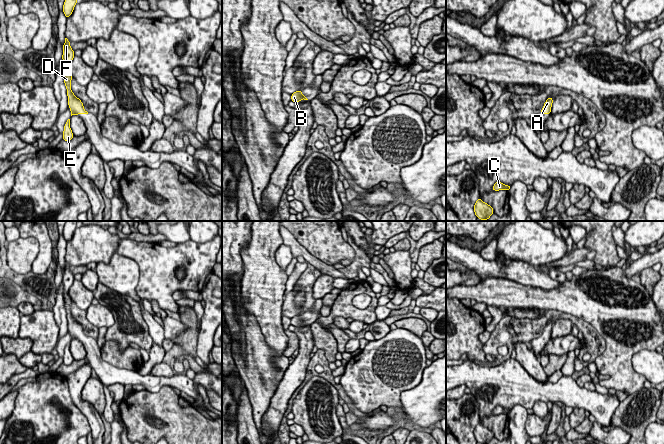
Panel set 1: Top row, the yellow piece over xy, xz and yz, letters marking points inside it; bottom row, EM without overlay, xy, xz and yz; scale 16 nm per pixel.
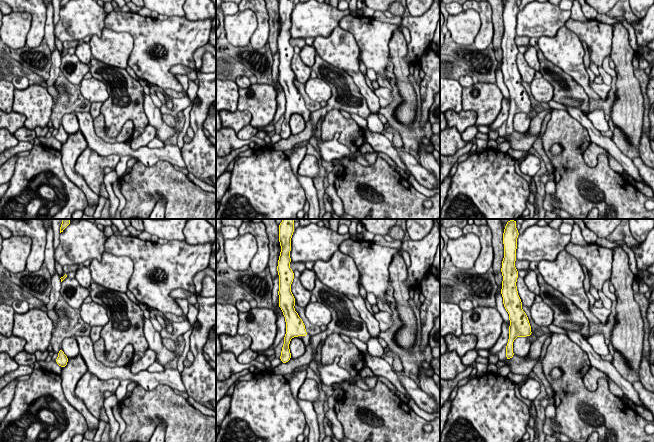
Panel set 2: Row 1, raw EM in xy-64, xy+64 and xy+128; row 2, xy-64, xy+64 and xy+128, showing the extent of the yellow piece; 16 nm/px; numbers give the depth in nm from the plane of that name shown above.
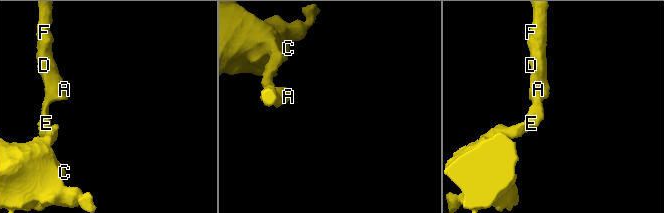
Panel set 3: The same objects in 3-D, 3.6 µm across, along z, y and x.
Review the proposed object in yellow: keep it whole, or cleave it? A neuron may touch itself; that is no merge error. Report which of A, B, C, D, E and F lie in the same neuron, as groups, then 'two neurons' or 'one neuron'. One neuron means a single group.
A B C D E F; one neuron

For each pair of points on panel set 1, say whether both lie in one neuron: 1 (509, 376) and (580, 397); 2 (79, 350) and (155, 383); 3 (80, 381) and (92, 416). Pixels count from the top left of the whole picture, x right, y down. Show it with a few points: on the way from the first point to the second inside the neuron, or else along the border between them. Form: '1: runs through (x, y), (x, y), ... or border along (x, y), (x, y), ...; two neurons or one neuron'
1: runs through (527, 390), (562, 392); one neuron
2: border along (77, 339), (82, 343), (86, 357); two neurons
3: runs through (77, 390), (77, 400), (84, 407); one neuron

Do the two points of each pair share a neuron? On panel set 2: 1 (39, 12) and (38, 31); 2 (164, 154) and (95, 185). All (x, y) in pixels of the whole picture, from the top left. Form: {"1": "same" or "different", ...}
{"1": "same", "2": "different"}

